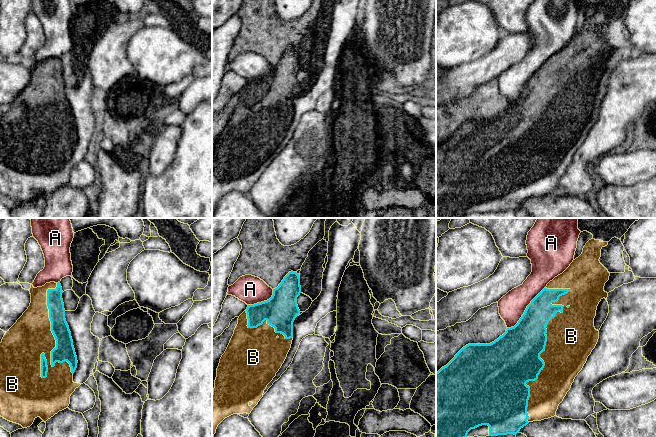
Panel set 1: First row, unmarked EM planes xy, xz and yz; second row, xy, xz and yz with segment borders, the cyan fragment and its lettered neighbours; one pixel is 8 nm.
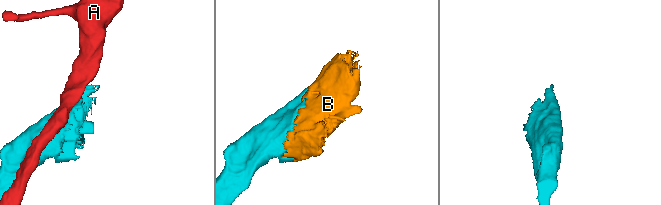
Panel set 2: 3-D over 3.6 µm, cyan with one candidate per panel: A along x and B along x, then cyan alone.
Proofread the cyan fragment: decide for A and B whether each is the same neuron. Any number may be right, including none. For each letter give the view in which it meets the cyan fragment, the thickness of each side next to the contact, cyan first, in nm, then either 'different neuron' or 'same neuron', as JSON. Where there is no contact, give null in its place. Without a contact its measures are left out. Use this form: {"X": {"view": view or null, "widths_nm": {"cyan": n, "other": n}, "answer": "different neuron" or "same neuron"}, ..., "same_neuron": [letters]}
{"A": {"view": "yz", "widths_nm": {"cyan": 300, "other": 220}, "answer": "different neuron"}, "B": {"view": "yz", "widths_nm": {"cyan": 400, "other": 400}, "answer": "same neuron"}, "same_neuron": ["B"]}

